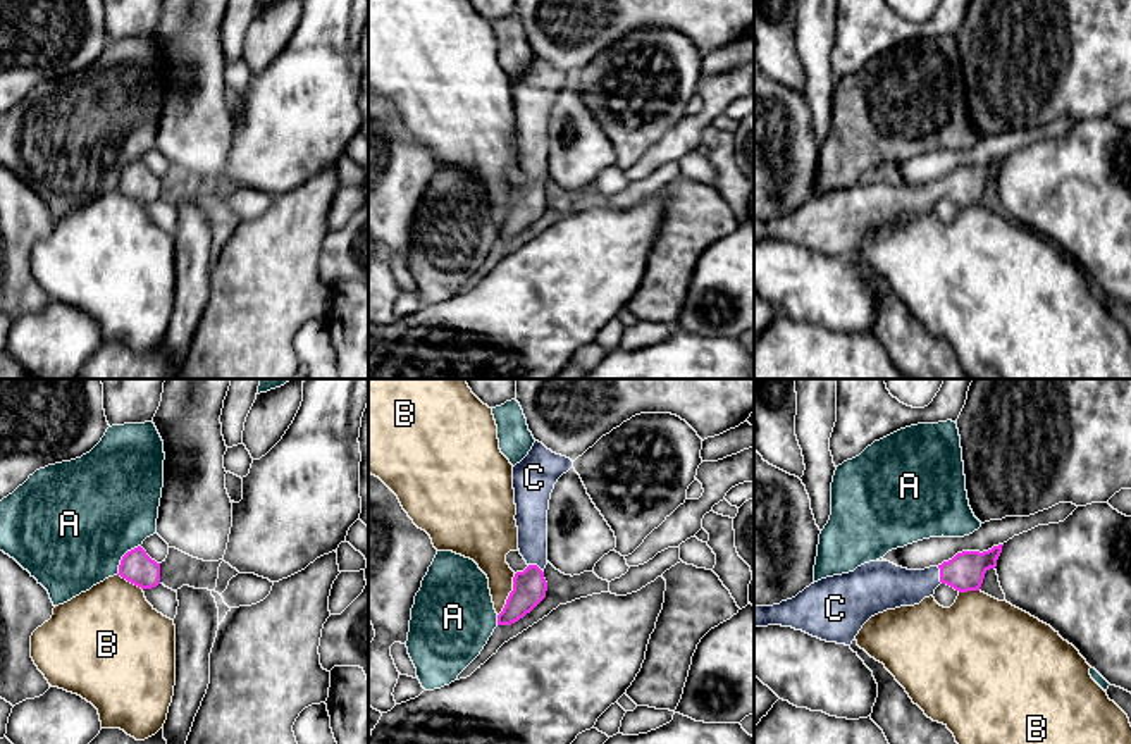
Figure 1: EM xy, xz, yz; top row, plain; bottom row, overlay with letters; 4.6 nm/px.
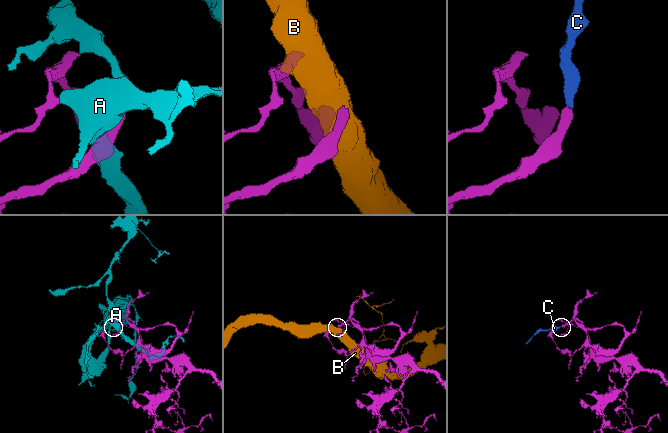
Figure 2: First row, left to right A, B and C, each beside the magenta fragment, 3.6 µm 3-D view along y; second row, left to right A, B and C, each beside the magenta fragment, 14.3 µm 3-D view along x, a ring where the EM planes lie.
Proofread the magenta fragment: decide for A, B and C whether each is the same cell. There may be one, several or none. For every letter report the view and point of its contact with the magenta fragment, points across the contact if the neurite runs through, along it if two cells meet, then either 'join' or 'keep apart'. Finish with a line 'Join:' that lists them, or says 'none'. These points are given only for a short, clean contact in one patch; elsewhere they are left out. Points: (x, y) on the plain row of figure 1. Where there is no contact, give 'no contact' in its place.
A: meets magenta in xy at (123, 171); keep apart
B: meets magenta in xz at (510, 209); keep apart
C: meets magenta in yz at (940, 190); runs through yz (966, 185), (940, 190), (921, 198), (889, 200); join
Join: C

